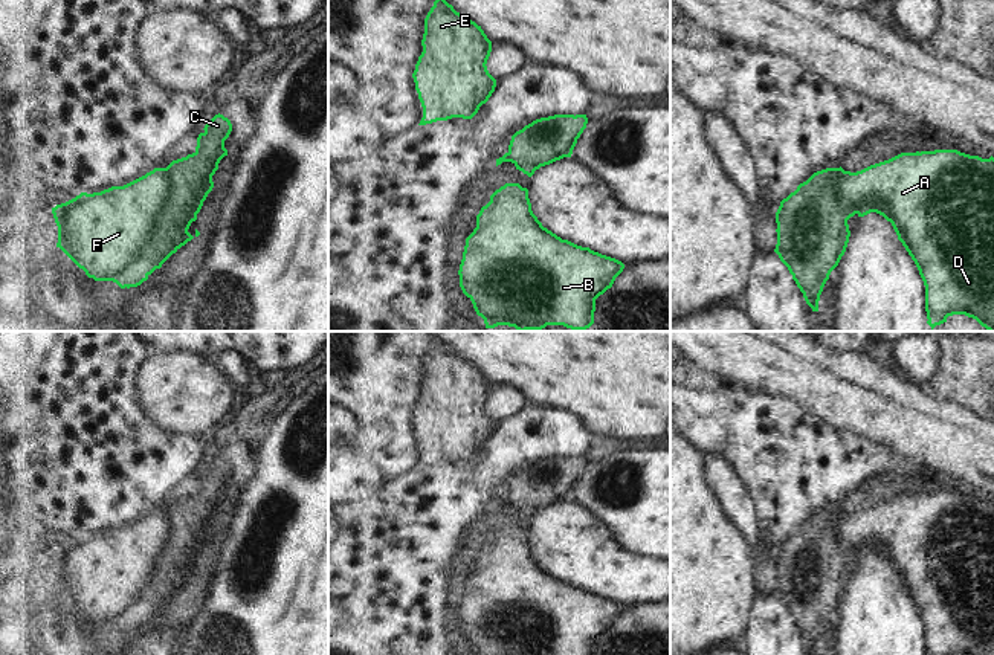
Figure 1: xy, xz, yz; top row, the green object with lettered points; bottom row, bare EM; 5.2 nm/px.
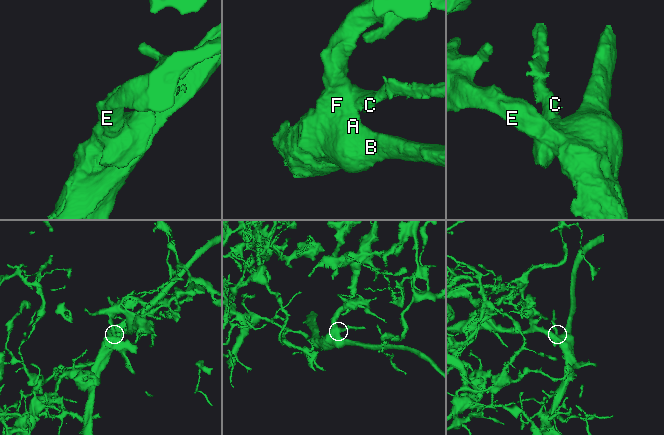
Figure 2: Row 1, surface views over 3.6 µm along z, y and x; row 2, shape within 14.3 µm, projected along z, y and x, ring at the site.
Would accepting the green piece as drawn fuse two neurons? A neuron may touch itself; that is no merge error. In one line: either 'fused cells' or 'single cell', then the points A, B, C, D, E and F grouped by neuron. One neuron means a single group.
fused cells; groups A B D E F / C

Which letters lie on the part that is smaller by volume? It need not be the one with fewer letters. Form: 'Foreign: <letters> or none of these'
Foreign: C

